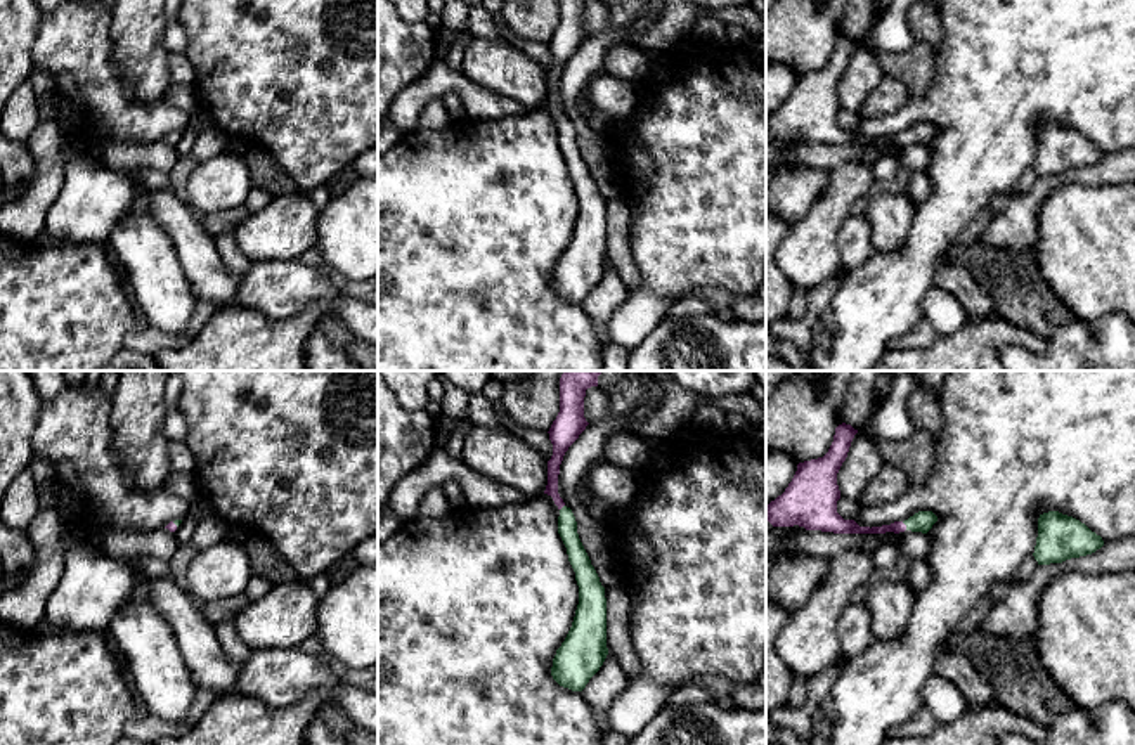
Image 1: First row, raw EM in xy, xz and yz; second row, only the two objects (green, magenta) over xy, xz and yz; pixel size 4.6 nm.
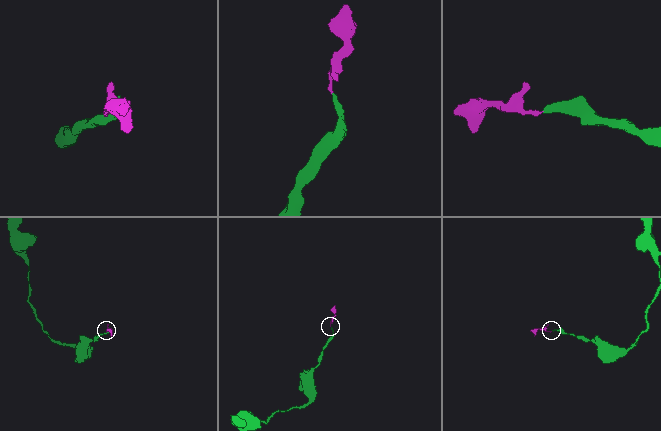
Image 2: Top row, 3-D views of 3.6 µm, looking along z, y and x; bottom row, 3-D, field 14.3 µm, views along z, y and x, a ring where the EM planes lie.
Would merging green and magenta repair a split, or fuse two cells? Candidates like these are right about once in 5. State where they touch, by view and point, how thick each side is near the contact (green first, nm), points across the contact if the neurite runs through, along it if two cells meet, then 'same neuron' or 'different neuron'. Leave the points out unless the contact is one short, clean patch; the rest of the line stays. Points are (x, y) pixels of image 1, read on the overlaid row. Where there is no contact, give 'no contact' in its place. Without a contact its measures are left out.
meets green in yz at (905, 524); 100 nm thick on the green side, 60 nm on the other; runs through yz (922, 522), (905, 524), (884, 529), (851, 527); same neuron

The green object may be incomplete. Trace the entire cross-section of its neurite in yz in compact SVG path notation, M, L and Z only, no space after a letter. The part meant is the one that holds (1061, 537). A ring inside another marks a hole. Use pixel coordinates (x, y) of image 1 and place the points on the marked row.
M1048 511L1038 518L1038 537L1033 556L1038 565L1062 563L1092 554L1102 546L1102 537L1080 520L1059 511Z

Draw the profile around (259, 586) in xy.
M253 573L253 577L250 579L250 582L244 589L244 596L248 598L248 605L258 598L269 594L274 586L276 584L270 579Z

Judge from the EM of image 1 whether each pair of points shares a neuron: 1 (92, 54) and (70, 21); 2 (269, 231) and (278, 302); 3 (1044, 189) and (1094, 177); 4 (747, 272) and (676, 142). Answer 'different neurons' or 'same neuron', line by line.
1: same neuron
2: different neurons
3: same neuron
4: same neuron

